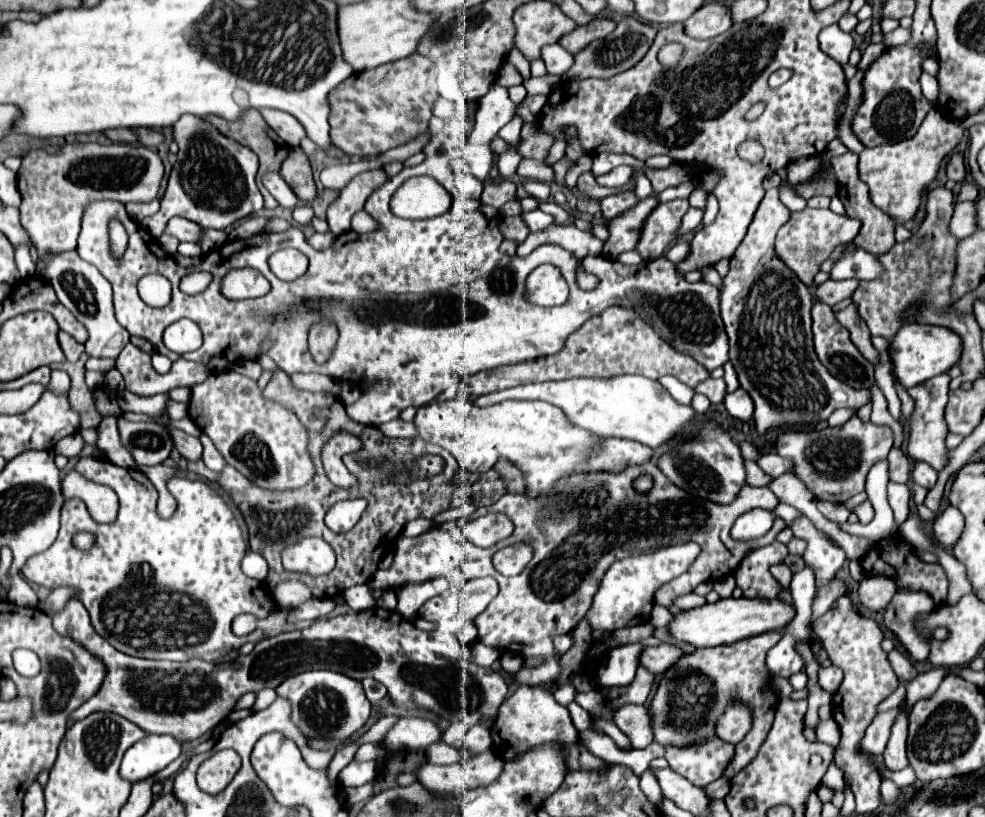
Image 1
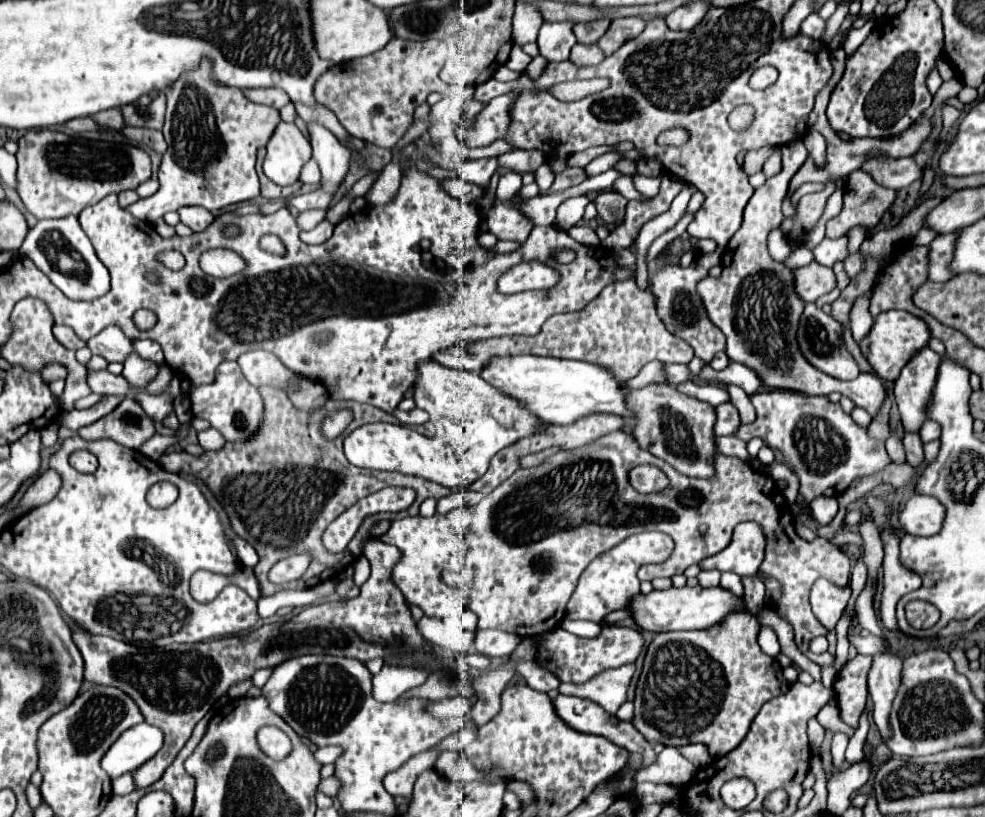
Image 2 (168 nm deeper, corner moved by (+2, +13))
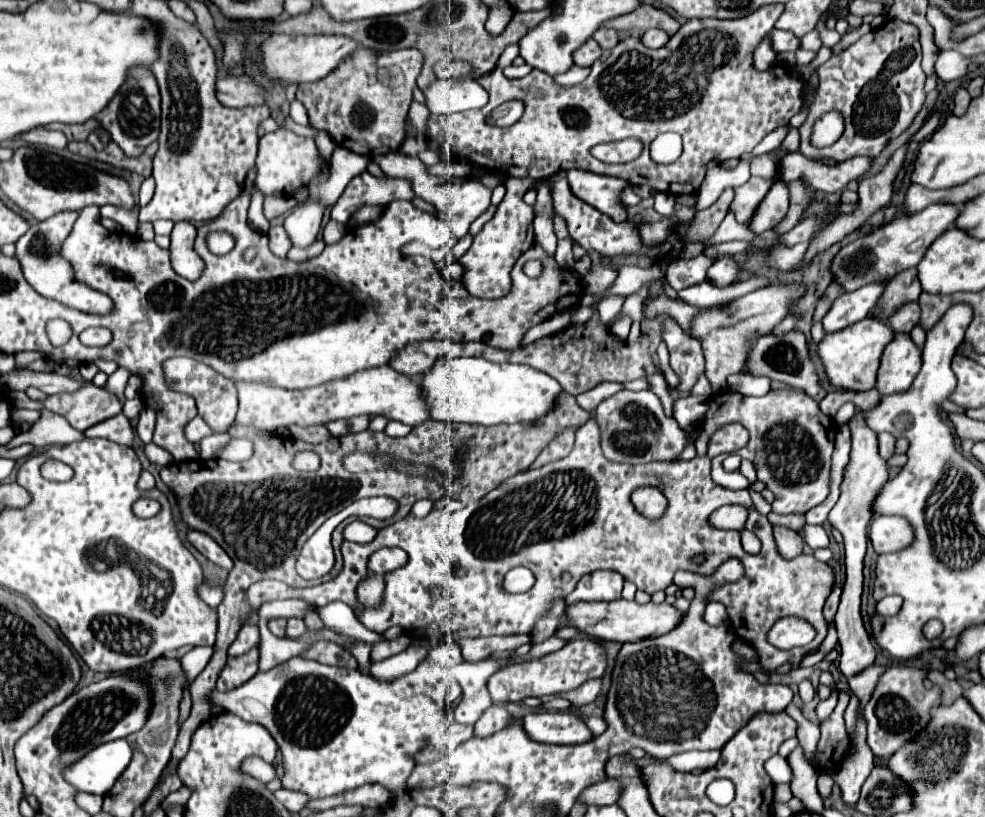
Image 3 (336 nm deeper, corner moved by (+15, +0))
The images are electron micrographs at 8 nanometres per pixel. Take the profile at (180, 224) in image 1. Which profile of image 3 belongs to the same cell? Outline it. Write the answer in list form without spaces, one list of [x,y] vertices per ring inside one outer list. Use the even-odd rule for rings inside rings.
[[[177,222],[173,232],[171,232],[171,266],[173,270],[189,280],[195,280],[201,276],[205,262],[201,260],[201,256],[193,250],[193,242],[195,242],[197,230],[193,224],[189,222]]]

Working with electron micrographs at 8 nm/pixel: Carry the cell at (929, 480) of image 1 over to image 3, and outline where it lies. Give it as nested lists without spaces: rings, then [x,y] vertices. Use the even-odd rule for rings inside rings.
[[[881,432],[881,434],[877,434],[877,440],[879,440],[879,454],[881,454],[881,458],[891,458],[893,456],[893,448],[895,448],[895,438],[891,436],[891,434],[885,434],[885,432]]]

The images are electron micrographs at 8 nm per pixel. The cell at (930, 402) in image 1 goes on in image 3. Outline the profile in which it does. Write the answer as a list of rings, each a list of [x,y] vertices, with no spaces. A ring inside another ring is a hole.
[[[897,334],[885,346],[881,364],[877,370],[875,388],[883,394],[905,392],[921,368],[921,350],[915,346],[909,334]]]

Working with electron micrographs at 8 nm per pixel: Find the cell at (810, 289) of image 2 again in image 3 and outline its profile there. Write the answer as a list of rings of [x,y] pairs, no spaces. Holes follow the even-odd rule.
[[[765,286],[759,288],[723,308],[709,308],[701,310],[693,318],[693,328],[689,334],[691,338],[701,342],[703,356],[705,356],[705,376],[709,378],[713,392],[723,392],[727,388],[727,376],[737,374],[745,366],[745,358],[753,346],[753,342],[765,336],[775,324],[779,324],[785,316],[789,316],[791,306],[801,298],[803,286]]]

